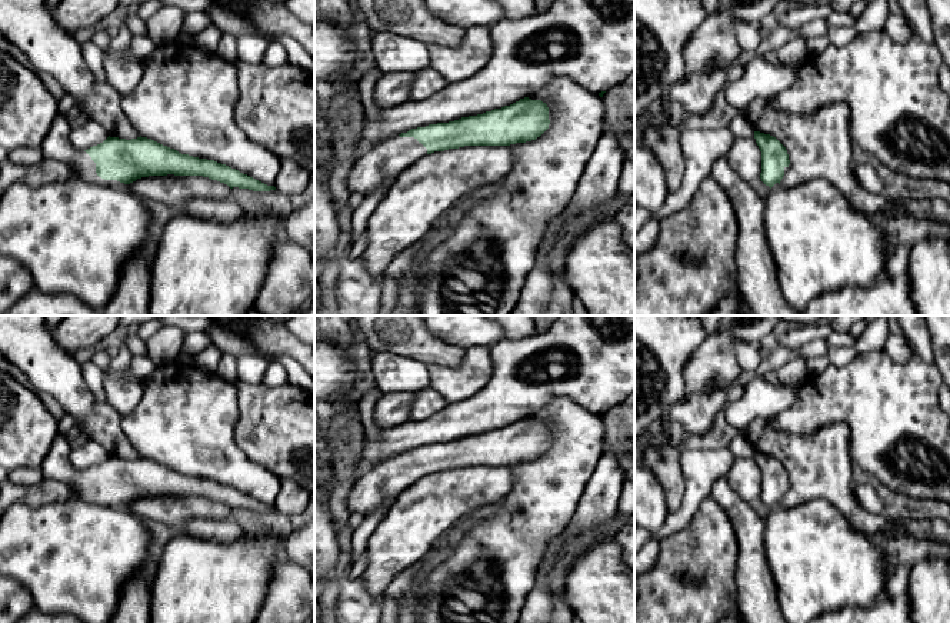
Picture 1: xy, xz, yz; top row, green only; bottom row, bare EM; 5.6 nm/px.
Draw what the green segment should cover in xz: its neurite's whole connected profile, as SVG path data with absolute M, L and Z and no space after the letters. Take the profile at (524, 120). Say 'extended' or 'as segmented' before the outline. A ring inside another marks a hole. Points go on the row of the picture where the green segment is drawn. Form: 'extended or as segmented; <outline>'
extended; M529 97L477 116L429 124L374 143L356 160L349 193L370 196L426 154L464 146L510 146L536 140L549 129L549 107Z

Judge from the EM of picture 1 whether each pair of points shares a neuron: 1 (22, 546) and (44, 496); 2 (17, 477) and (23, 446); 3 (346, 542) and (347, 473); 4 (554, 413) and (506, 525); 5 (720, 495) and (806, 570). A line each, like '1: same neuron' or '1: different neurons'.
1: different neurons
2: different neurons
3: same neuron
4: same neuron
5: different neurons

